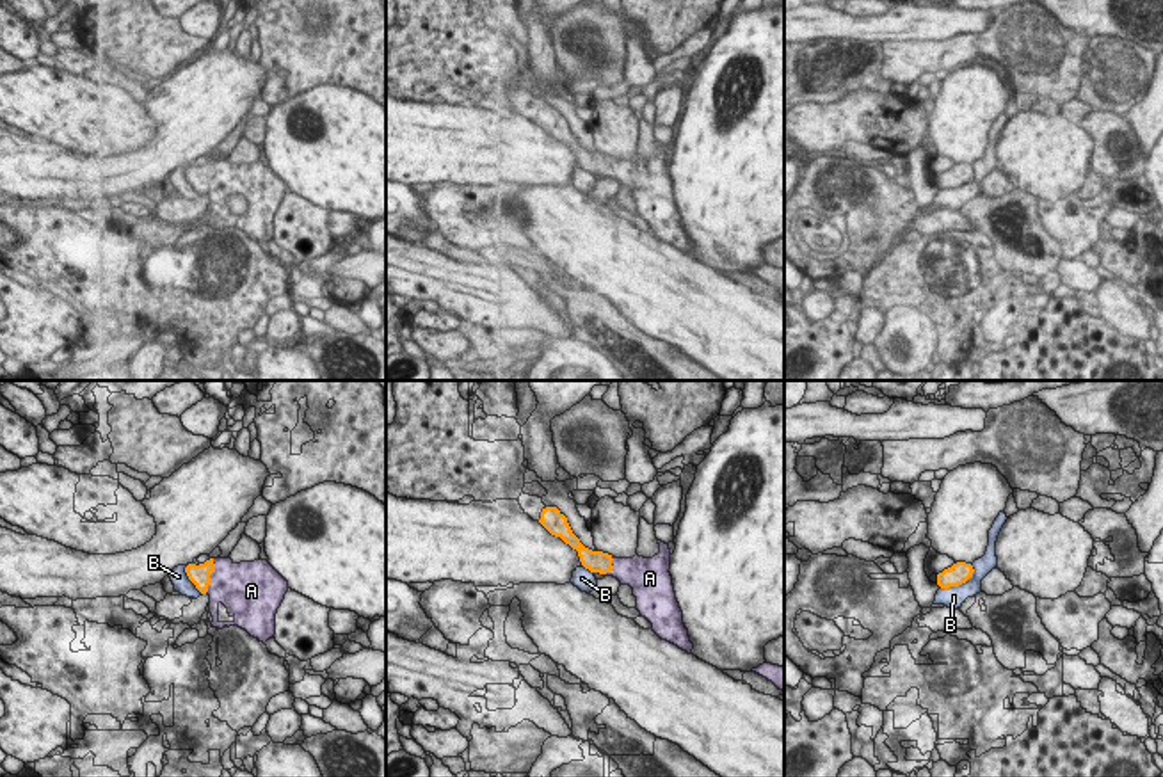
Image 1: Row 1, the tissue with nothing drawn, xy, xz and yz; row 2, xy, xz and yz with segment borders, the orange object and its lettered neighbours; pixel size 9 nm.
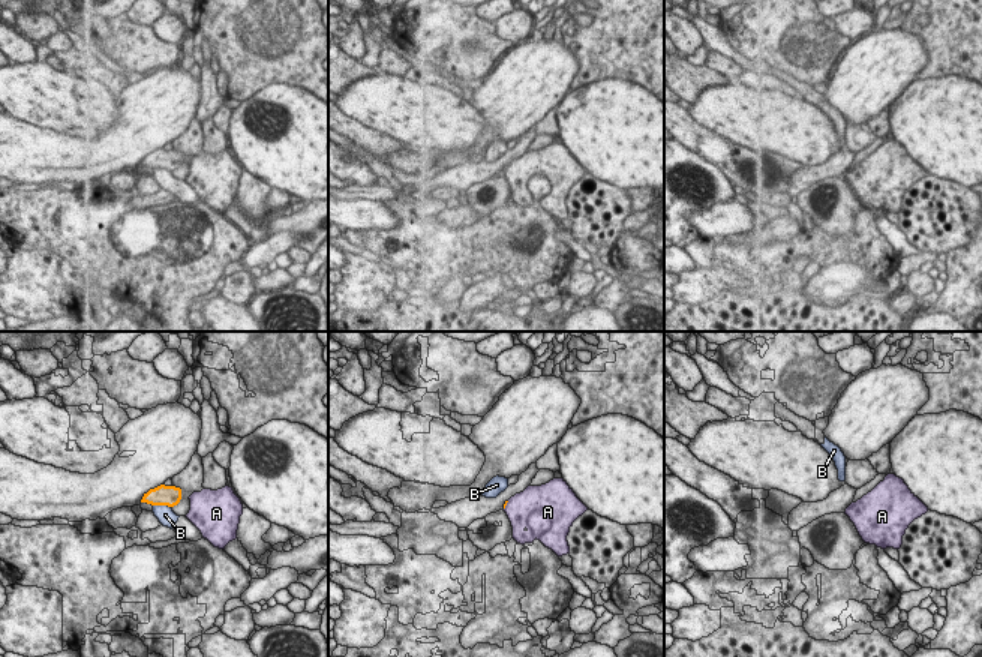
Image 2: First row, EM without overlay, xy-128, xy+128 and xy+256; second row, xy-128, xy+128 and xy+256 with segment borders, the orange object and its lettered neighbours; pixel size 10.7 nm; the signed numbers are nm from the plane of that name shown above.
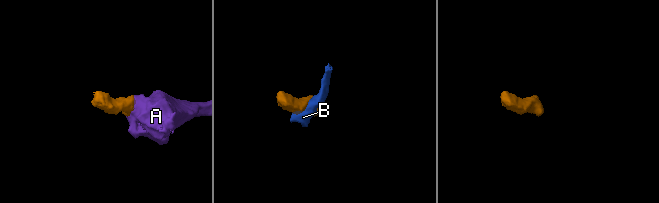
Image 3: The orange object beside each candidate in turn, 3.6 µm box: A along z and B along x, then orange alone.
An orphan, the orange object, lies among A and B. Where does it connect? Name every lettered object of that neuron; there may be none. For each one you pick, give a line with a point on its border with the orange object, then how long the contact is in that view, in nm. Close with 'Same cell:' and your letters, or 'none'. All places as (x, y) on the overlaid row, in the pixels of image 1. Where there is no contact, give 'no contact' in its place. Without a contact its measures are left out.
A: contact xy (208, 576); length 340 nm
Same cell: A

